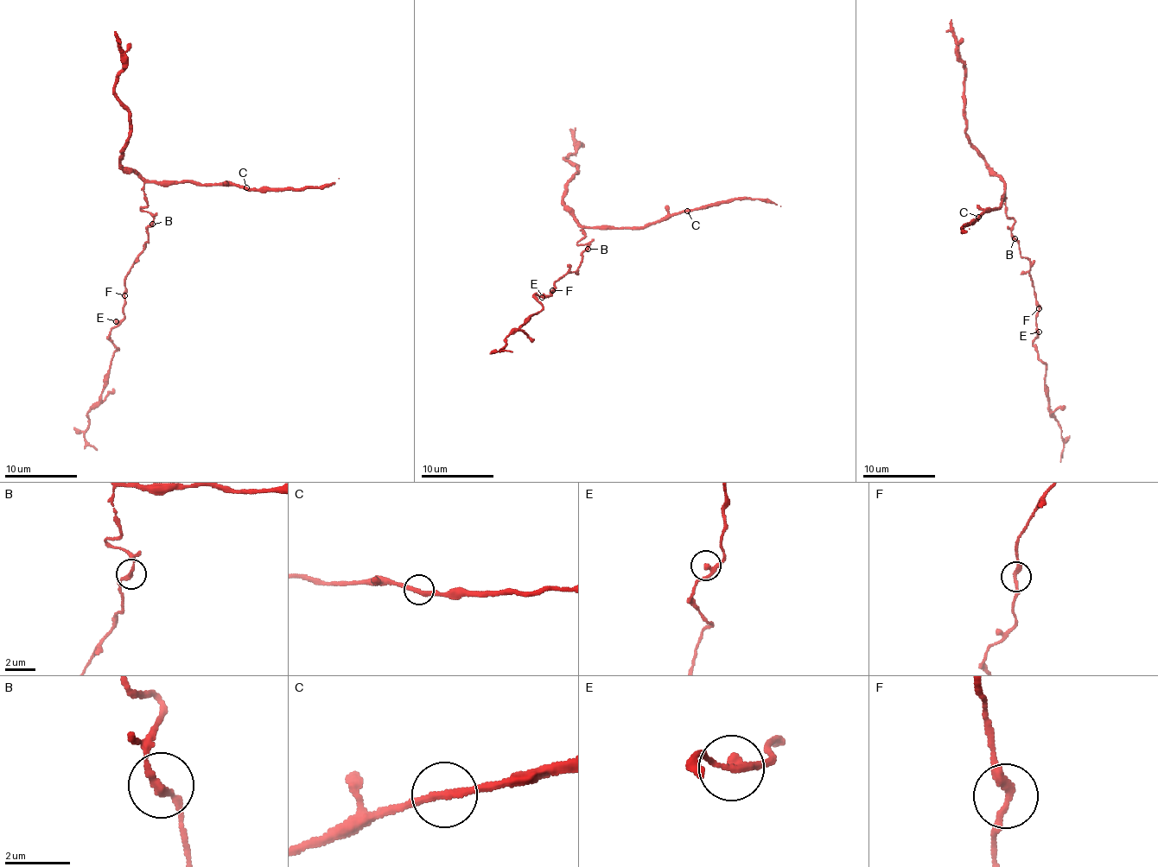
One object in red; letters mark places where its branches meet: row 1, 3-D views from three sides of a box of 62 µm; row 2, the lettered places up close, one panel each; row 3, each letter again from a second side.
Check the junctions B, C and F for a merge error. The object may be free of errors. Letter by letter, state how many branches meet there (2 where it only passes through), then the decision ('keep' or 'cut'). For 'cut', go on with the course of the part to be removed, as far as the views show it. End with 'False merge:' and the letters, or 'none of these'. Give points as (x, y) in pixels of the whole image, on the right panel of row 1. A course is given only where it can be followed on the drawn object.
B: branches 2; keep
C: branches 2; keep
F: branches 2; keep
False merge: none of these

